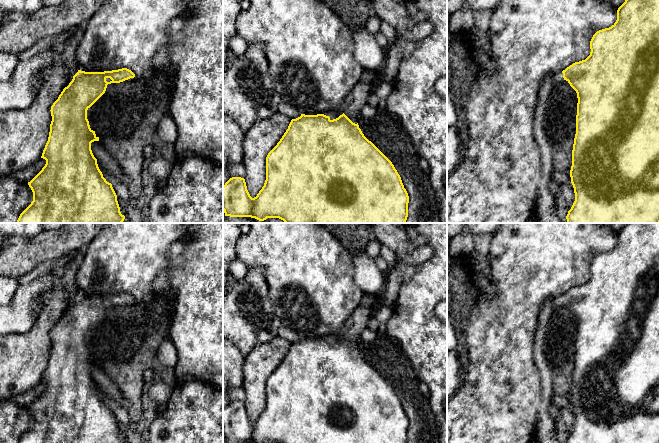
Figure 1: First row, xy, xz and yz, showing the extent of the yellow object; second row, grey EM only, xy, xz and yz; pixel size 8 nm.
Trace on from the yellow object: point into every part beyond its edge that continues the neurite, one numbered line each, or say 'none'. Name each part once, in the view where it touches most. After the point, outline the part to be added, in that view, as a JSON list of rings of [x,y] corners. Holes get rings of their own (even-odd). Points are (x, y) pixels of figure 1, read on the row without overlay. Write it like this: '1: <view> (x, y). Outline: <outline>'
1: xz (361, 315). Outline: [[[360,304],[352,313],[353,325],[345,329],[344,338],[353,347],[358,347],[357,340],[360,338],[362,331],[367,327],[373,311],[374,309]]]

